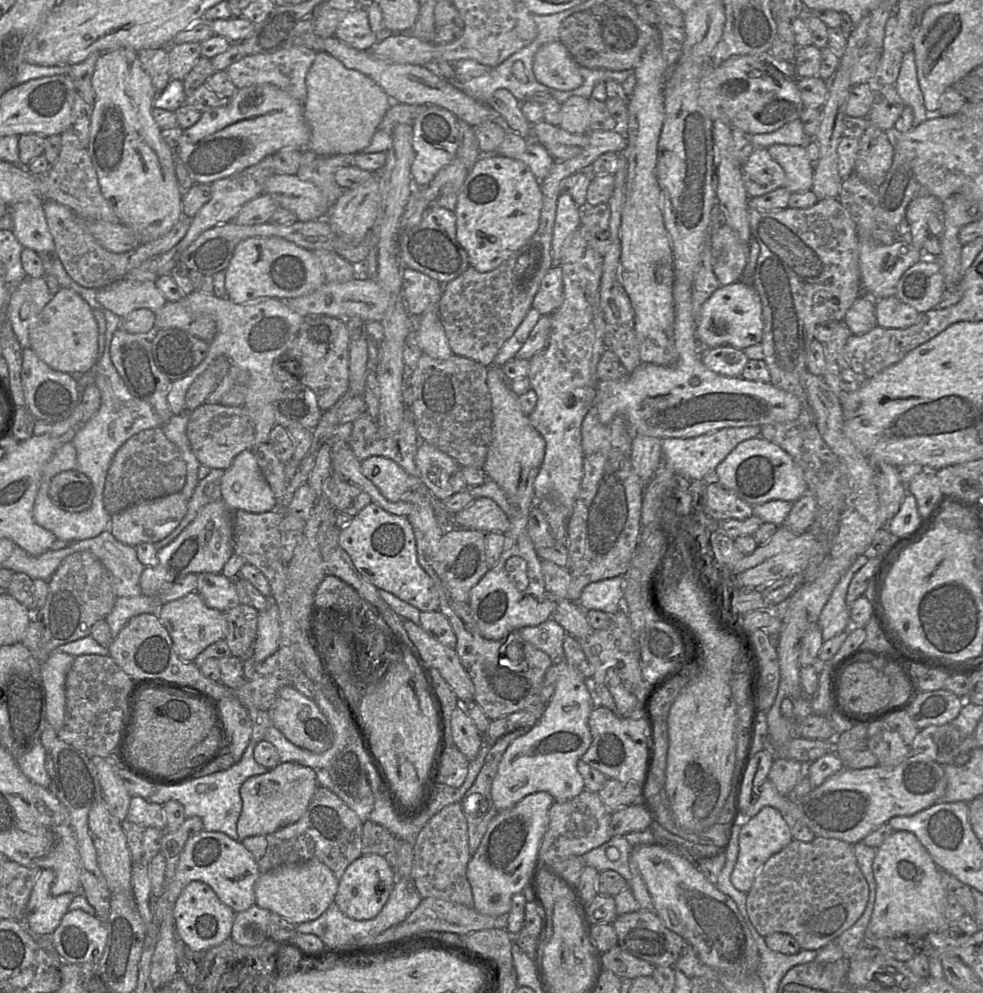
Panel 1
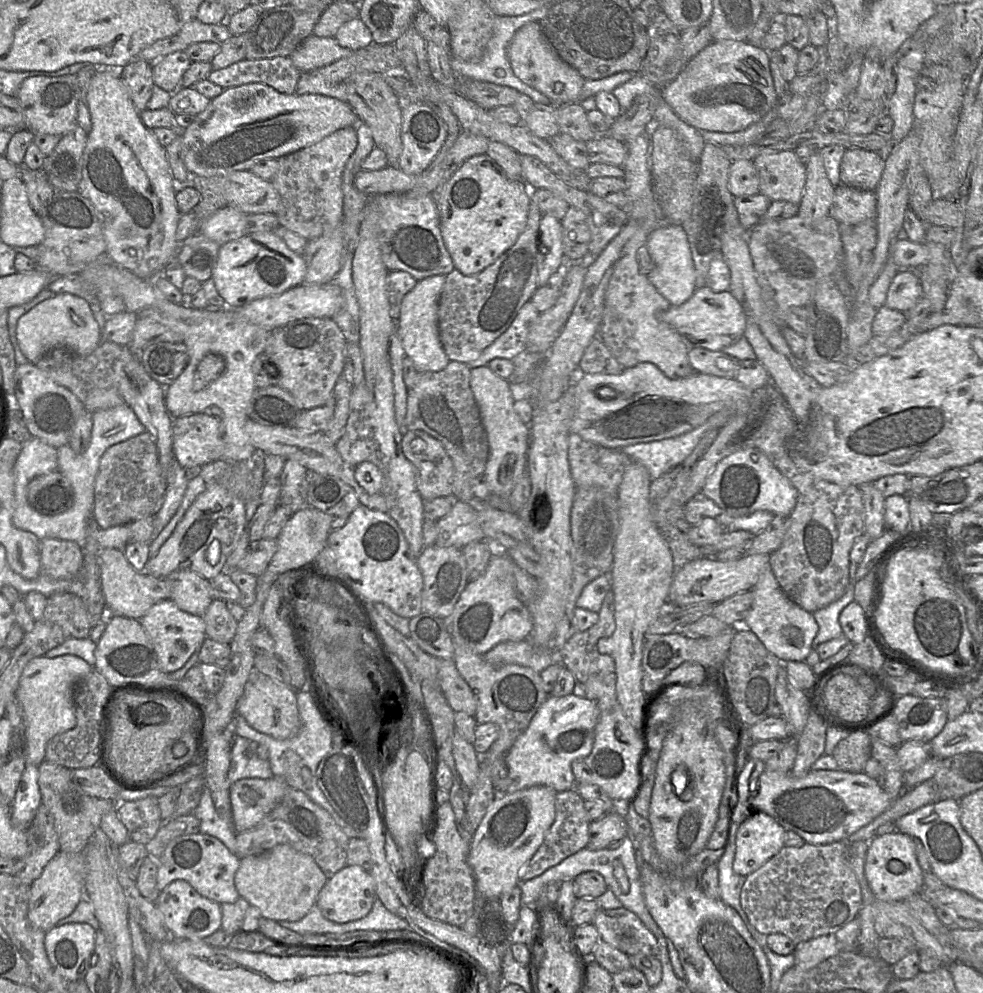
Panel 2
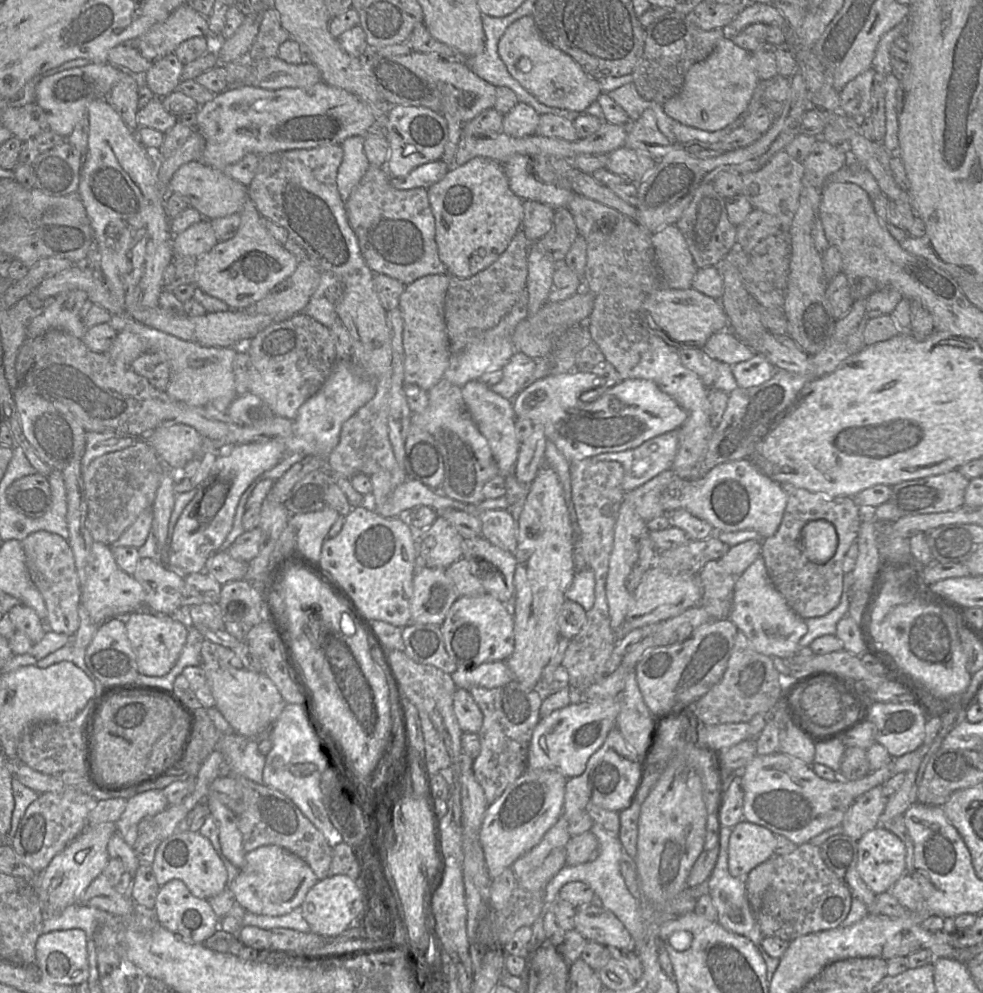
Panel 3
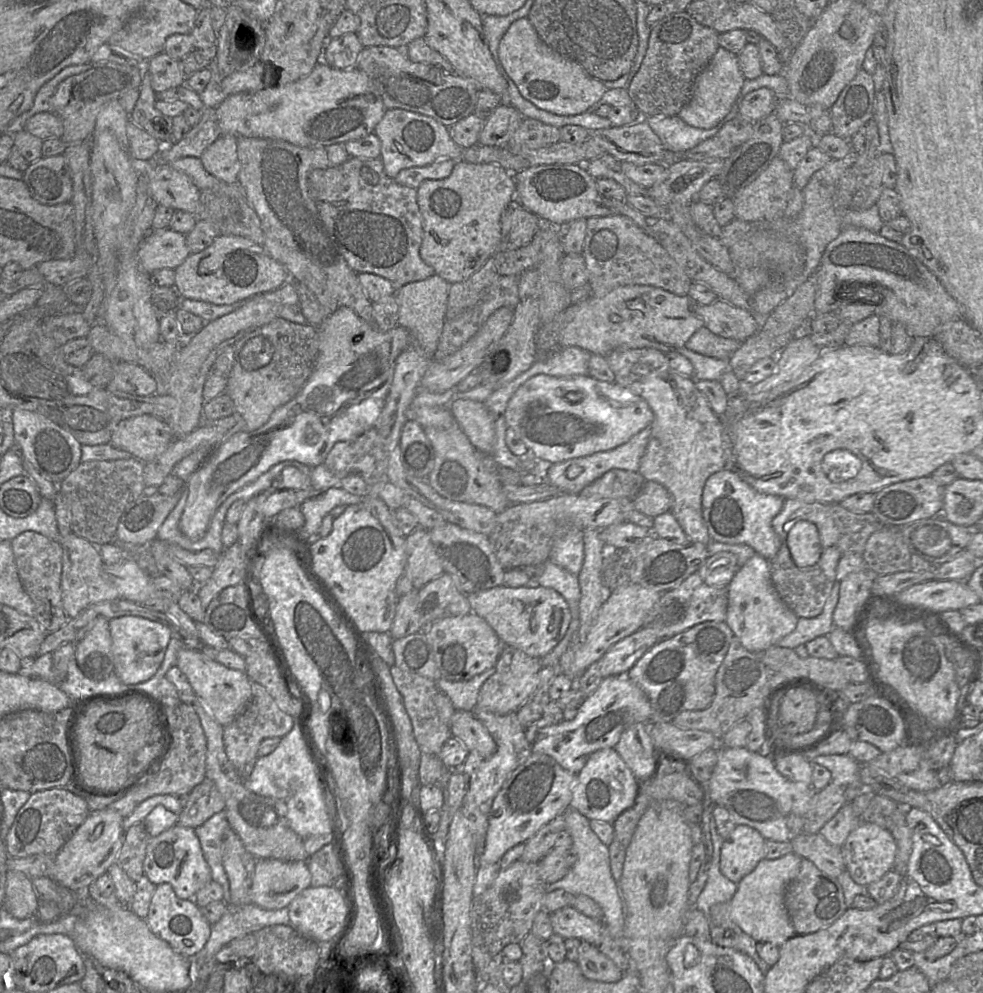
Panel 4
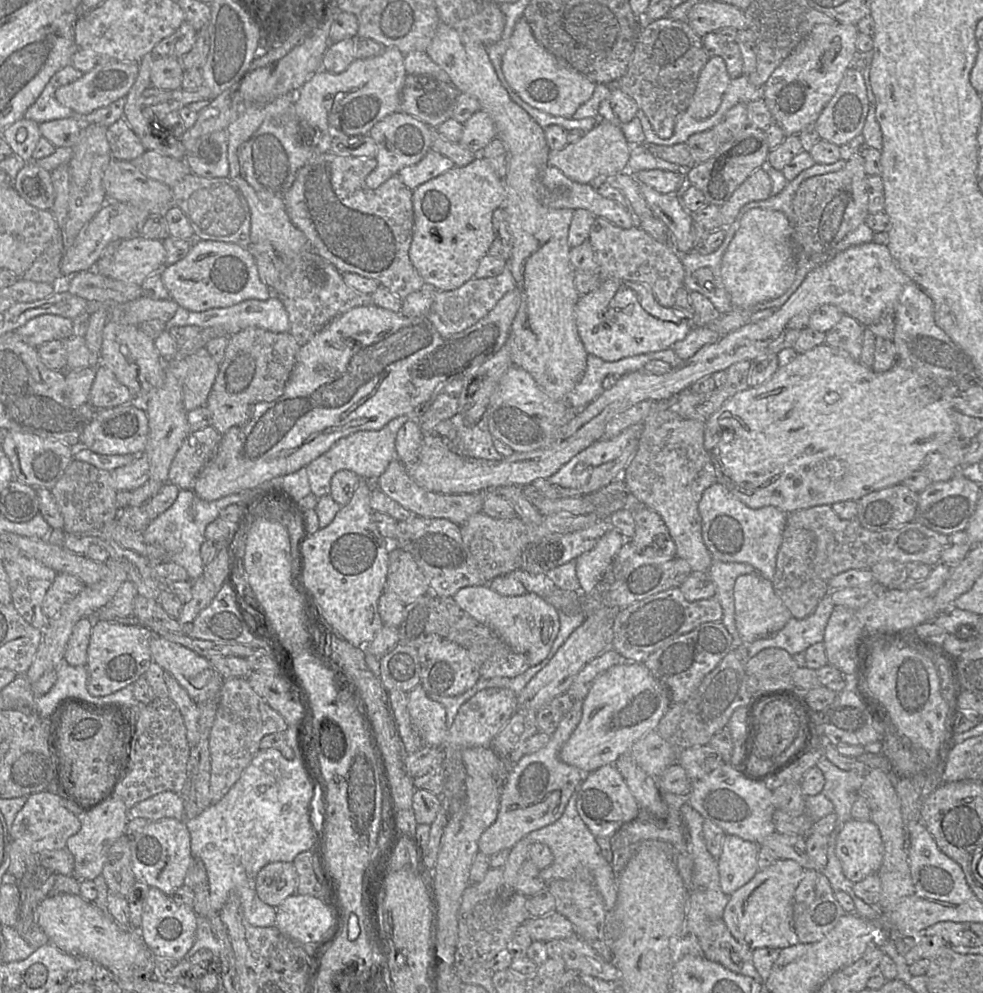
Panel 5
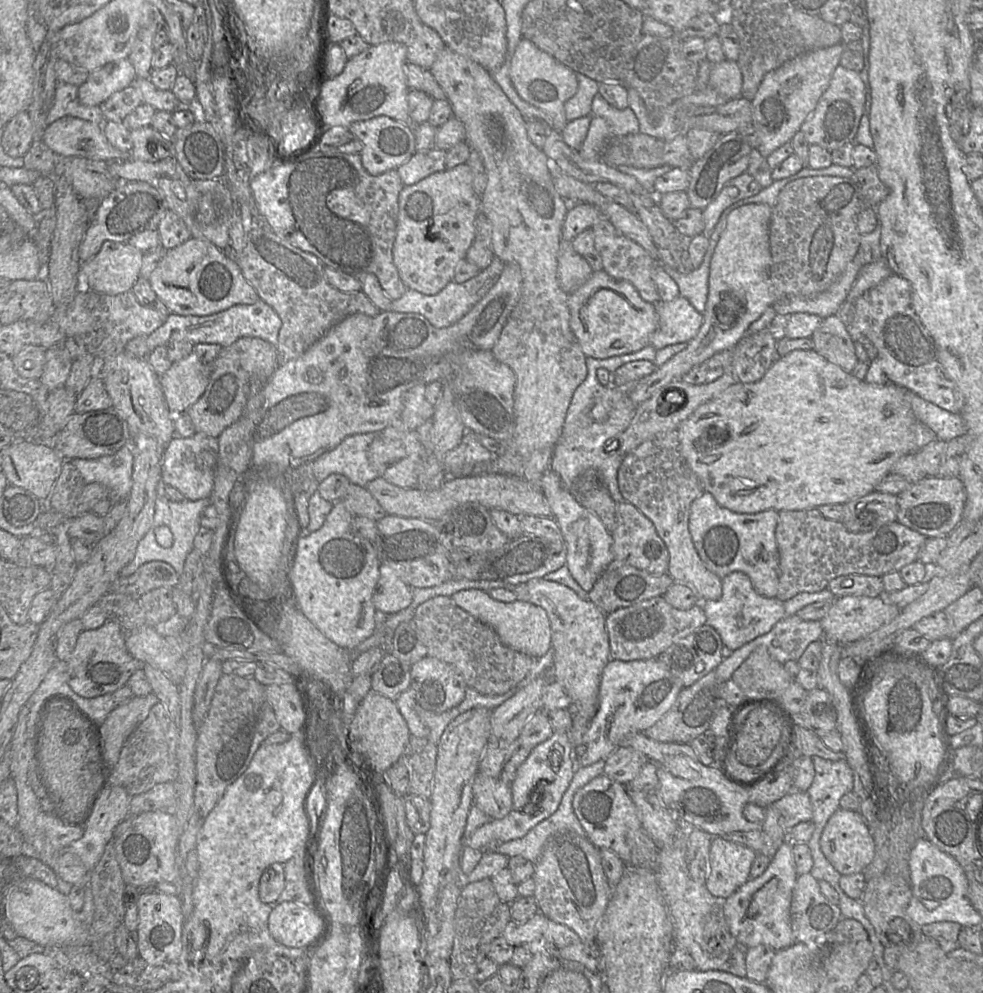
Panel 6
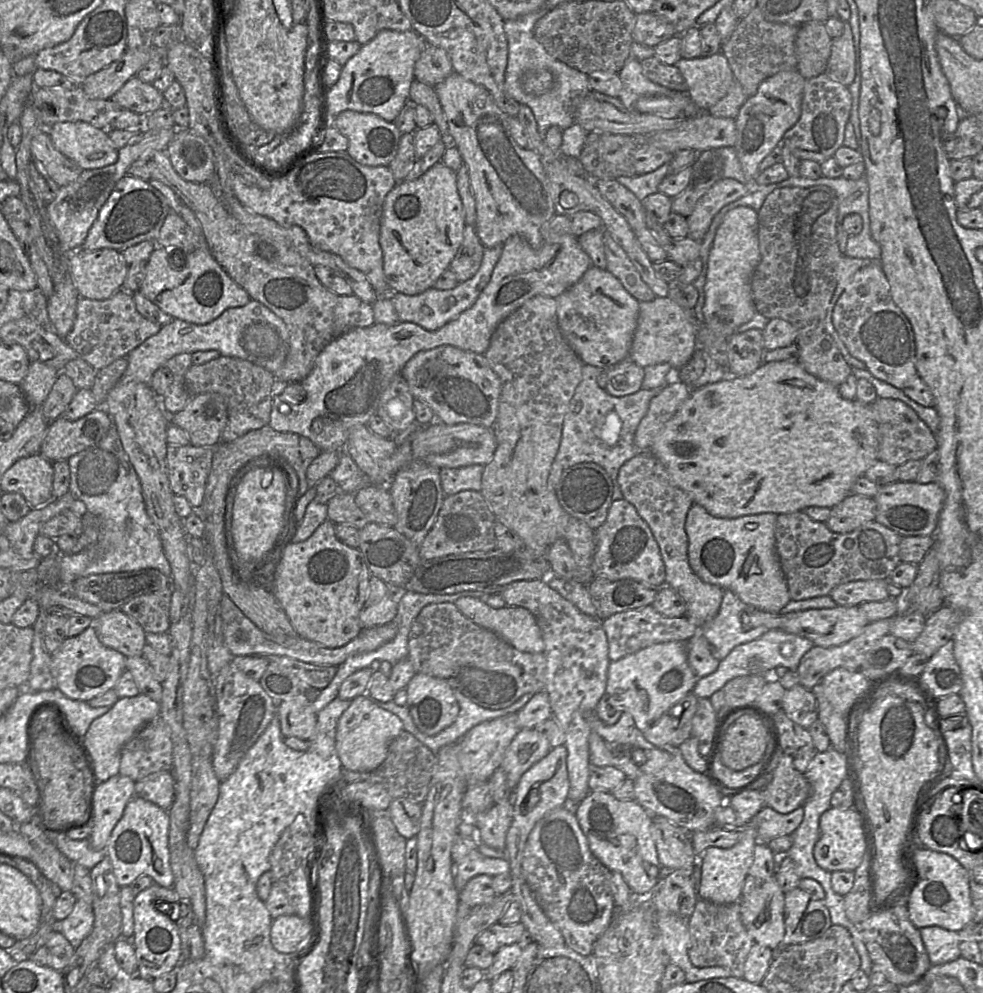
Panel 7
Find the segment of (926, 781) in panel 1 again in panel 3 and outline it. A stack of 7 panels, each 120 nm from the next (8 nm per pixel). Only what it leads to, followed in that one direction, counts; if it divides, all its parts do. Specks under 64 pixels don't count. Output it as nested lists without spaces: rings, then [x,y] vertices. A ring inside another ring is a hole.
[[[780,752],[756,755],[740,774],[744,793],[744,820],[763,826],[775,835],[784,836],[796,845],[808,843],[811,838],[841,825],[847,809],[855,800],[844,790],[844,784],[849,780],[840,777],[835,781],[824,780],[815,774],[811,766],[796,757]]]

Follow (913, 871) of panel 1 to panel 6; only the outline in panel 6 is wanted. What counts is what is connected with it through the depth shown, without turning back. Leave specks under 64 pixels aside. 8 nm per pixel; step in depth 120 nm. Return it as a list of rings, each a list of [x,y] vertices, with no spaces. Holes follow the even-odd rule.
[[[840,808],[827,821],[820,837],[820,848],[826,859],[841,875],[861,873],[875,856],[874,839],[861,814]]]

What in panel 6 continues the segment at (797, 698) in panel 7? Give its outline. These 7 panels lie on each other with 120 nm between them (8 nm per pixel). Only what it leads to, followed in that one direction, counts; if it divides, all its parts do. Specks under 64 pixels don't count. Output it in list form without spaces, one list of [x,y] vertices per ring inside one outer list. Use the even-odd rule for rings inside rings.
[[[821,688],[809,690],[799,713],[789,715],[797,724],[815,733],[821,739],[830,734],[838,734],[836,711],[829,694]]]

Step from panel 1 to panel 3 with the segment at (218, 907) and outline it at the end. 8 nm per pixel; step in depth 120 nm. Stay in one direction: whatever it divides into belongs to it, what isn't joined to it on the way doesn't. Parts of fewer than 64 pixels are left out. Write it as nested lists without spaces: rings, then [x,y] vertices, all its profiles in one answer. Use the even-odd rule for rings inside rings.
[[[172,879],[159,888],[153,913],[164,928],[188,943],[204,943],[218,929],[219,918],[209,901],[194,896],[178,879]]]

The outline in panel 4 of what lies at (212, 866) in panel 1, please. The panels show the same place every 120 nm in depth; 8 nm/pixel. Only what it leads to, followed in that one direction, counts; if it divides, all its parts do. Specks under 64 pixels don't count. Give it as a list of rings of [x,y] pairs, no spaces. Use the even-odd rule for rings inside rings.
[[[178,824],[149,840],[143,862],[143,872],[155,885],[169,883],[177,897],[181,899],[193,899],[196,892],[212,880],[211,869],[203,856],[194,829]]]

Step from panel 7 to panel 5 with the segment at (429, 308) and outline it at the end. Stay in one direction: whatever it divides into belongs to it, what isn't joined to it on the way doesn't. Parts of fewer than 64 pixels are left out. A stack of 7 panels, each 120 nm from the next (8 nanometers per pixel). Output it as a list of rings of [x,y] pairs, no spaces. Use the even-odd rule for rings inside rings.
[[[507,267],[497,276],[487,278],[473,277],[454,290],[435,292],[426,317],[442,337],[450,337],[478,322],[505,293],[515,287],[516,283]]]

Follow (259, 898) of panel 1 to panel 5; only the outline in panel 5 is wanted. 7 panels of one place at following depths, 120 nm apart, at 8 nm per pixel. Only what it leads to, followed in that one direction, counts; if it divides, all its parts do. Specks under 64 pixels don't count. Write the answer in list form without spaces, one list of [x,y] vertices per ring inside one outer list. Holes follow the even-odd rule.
[[[272,862],[257,874],[256,891],[266,904],[277,907],[296,891],[298,877],[290,862]]]

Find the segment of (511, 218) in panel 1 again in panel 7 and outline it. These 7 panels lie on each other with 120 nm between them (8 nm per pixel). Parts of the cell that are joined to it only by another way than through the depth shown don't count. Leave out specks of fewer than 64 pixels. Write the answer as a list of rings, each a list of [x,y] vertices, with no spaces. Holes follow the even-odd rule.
[[[440,161],[418,179],[398,182],[384,201],[379,239],[385,279],[393,293],[416,295],[432,288],[442,273],[449,269],[462,244],[465,227],[465,213],[457,189],[456,171]]]

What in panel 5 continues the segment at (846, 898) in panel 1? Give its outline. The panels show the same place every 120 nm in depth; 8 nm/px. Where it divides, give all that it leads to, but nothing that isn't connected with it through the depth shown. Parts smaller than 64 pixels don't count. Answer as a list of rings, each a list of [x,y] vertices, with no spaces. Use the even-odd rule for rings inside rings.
[[[805,869],[795,889],[793,902],[793,925],[798,941],[809,943],[821,940],[845,913],[834,896],[834,890],[828,878],[821,871]]]

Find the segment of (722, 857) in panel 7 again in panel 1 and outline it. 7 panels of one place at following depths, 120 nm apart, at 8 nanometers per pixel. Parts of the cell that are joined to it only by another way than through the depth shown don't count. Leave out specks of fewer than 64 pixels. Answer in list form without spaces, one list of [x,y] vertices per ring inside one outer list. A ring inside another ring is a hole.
[[[770,806],[763,807],[740,829],[738,857],[730,876],[734,887],[747,894],[765,862],[784,849],[792,840],[790,822],[777,809]]]

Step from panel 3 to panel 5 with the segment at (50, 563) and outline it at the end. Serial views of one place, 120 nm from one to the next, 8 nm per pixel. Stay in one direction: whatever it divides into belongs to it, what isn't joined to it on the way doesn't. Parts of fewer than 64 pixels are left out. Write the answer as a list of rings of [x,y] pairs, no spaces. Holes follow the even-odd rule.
[[[4,544],[3,565],[8,577],[11,604],[26,622],[42,631],[50,621],[42,612],[42,602],[57,573],[11,544]]]

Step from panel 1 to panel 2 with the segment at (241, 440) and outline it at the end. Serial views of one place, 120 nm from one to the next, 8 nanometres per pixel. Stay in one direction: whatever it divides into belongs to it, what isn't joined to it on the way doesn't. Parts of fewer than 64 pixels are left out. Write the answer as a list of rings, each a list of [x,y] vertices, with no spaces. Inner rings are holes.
[[[202,413],[176,417],[172,425],[172,451],[182,467],[203,466],[224,454],[222,423]]]

